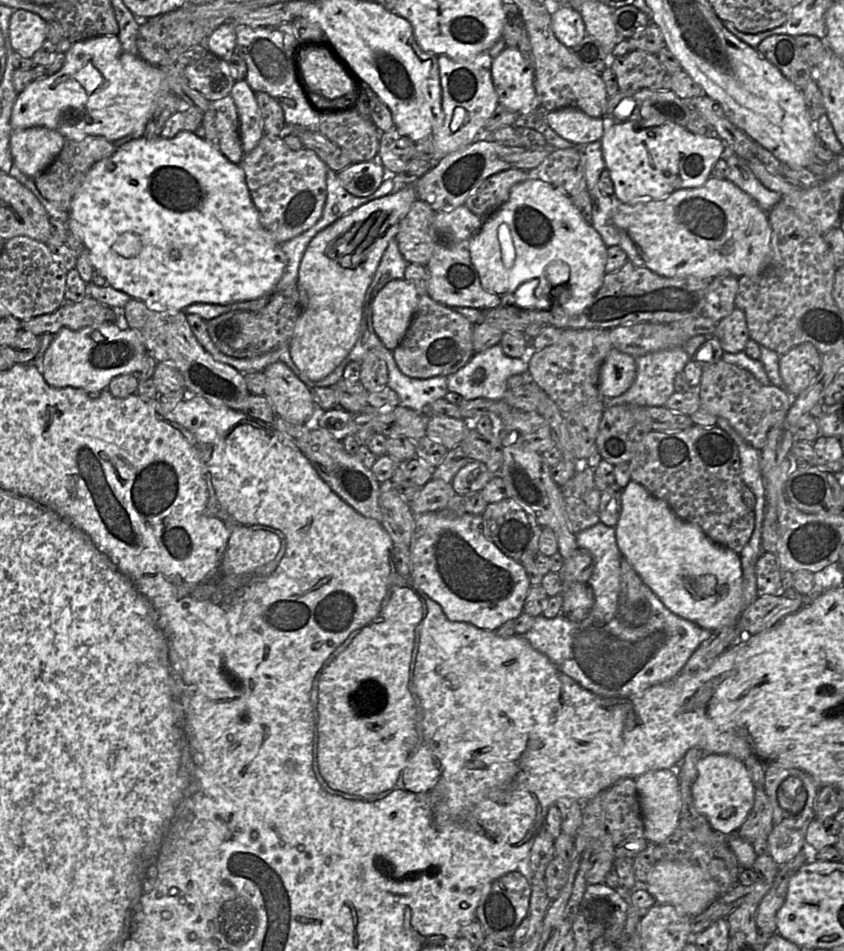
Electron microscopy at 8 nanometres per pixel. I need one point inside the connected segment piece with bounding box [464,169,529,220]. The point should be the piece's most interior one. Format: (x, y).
(493, 193)

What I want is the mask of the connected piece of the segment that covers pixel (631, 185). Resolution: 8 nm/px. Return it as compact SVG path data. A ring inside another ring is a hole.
M630 121L616 122L604 130L600 141L614 185L613 198L626 204L658 200L679 189L700 187L711 177L716 161L734 153L722 139L693 134L674 123L644 127Z

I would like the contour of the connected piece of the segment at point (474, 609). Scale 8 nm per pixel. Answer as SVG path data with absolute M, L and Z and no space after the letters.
M429 512L415 517L415 531L410 545L411 581L436 603L452 622L468 623L477 628L495 631L523 612L524 601L531 588L522 563L506 556L486 535L480 514L448 516L444 512Z

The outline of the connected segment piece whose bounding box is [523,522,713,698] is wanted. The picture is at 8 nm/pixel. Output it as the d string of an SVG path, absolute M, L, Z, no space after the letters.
M598 522L577 533L576 541L578 548L588 550L594 560L594 570L587 582L594 593L594 604L589 614L581 621L572 621L562 612L551 619L540 615L534 618L532 627L523 637L534 649L547 656L562 673L572 678L584 689L600 697L640 696L648 688L674 678L694 651L712 635L713 631L672 613L644 583L642 583L642 591L651 606L650 617L640 627L631 628L623 625L617 617L623 555L616 542L615 528Z

